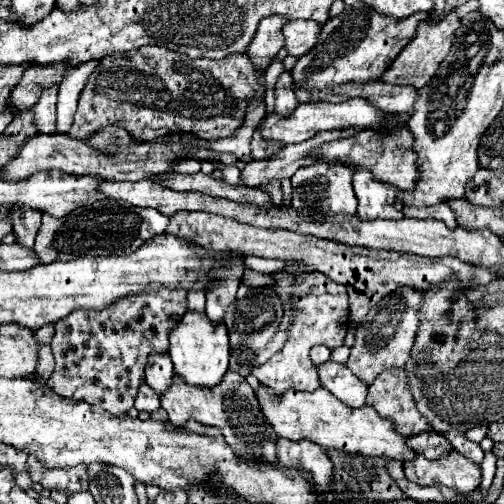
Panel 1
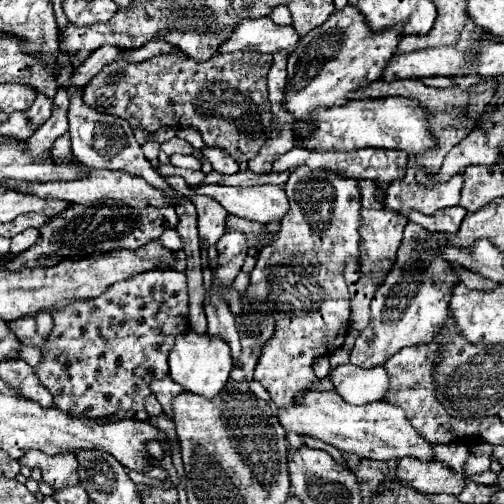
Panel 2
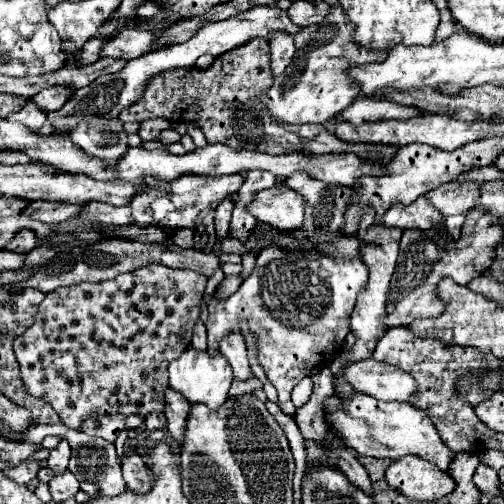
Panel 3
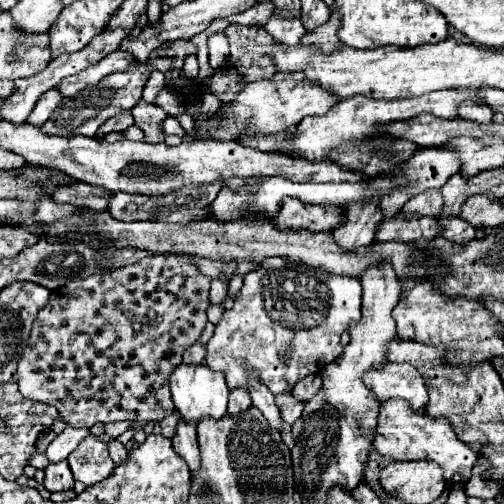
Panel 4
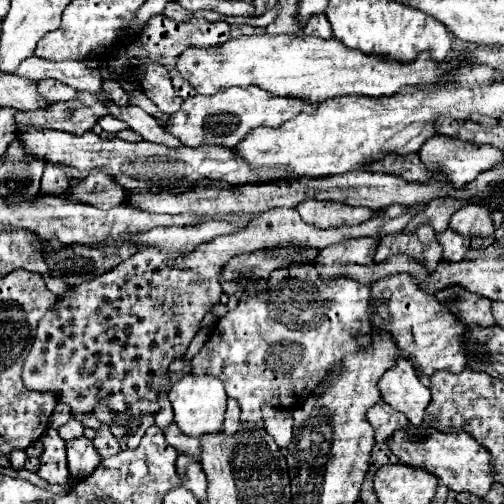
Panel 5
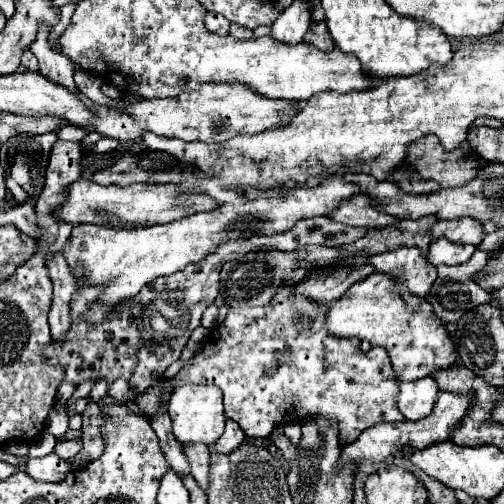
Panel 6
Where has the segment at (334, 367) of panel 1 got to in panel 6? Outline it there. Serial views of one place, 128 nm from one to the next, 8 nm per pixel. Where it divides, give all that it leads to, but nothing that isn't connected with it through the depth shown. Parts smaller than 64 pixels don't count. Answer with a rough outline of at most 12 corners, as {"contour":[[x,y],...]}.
{"contour":[[432,376],[400,382],[398,408],[406,420],[432,412],[438,384]]}

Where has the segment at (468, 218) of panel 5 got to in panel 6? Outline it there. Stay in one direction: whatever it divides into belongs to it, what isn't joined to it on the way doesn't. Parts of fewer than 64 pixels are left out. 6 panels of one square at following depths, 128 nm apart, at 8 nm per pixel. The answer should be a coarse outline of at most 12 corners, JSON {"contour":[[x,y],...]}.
{"contour":[[438,220],[432,240],[478,246],[484,238],[476,220]]}

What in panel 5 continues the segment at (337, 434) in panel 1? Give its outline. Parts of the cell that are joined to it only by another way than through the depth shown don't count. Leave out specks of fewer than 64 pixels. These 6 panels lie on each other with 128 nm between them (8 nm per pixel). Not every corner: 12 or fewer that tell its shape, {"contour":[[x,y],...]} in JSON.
{"contour":[[432,432],[388,446],[400,462],[480,498],[494,484],[492,456],[466,432]]}

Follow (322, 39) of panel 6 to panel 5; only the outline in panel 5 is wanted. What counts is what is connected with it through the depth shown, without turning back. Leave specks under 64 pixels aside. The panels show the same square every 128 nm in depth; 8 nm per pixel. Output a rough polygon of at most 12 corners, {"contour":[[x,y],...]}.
{"contour":[[324,14],[312,16],[304,34],[330,38],[332,30]]}

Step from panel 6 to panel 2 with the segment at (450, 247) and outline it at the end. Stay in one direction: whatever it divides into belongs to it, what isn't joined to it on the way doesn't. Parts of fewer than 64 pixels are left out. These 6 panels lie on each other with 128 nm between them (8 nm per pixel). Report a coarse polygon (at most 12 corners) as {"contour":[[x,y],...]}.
{"contour":[[460,206],[424,216],[408,218],[430,232],[456,234],[466,212]]}

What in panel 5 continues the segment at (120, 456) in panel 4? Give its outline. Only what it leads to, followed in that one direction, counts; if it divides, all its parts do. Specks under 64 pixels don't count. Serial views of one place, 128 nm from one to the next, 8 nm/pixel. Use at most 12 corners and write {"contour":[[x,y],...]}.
{"contour":[[102,424],[94,436],[94,448],[102,458],[120,450],[108,424]]}

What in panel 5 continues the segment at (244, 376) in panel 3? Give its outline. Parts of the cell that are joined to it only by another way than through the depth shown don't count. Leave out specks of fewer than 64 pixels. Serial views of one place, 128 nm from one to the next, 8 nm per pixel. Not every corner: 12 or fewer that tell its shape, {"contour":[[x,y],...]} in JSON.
{"contour":[[264,408],[264,428],[280,448],[292,442],[292,414]]}

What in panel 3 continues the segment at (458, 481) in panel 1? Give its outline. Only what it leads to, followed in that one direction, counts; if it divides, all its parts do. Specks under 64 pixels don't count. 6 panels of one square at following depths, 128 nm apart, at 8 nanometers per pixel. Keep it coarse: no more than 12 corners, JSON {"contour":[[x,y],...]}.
{"contour":[[420,456],[394,460],[386,482],[402,496],[438,500],[456,488]]}

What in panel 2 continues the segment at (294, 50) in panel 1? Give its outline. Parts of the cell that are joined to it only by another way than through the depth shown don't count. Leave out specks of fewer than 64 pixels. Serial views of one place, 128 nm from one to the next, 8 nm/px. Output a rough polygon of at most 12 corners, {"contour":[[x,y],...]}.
{"contour":[[270,16],[242,18],[218,46],[224,54],[276,48],[290,52],[300,36]]}

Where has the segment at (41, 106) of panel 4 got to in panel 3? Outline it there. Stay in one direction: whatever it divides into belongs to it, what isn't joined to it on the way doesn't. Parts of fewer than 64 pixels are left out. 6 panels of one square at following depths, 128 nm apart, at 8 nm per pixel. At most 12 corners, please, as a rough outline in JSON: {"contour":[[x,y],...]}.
{"contour":[[32,100],[7,119],[38,132],[46,122],[46,112]]}

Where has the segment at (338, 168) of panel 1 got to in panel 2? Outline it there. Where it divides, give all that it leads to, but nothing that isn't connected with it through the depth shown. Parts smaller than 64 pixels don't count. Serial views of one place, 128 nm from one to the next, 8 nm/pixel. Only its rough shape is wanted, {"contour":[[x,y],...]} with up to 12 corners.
{"contour":[[300,166],[244,298],[278,302],[254,380],[278,408],[350,330],[360,186]]}

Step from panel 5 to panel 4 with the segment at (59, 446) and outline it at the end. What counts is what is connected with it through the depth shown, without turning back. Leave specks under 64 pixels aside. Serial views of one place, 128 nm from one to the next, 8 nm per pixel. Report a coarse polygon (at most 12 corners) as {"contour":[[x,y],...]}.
{"contour":[[66,460],[48,464],[46,490],[68,490],[74,478]]}

